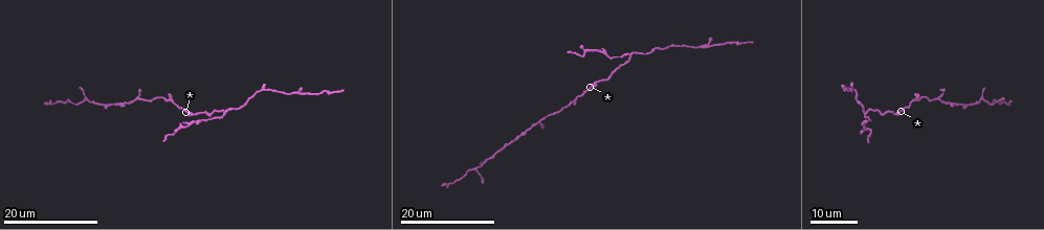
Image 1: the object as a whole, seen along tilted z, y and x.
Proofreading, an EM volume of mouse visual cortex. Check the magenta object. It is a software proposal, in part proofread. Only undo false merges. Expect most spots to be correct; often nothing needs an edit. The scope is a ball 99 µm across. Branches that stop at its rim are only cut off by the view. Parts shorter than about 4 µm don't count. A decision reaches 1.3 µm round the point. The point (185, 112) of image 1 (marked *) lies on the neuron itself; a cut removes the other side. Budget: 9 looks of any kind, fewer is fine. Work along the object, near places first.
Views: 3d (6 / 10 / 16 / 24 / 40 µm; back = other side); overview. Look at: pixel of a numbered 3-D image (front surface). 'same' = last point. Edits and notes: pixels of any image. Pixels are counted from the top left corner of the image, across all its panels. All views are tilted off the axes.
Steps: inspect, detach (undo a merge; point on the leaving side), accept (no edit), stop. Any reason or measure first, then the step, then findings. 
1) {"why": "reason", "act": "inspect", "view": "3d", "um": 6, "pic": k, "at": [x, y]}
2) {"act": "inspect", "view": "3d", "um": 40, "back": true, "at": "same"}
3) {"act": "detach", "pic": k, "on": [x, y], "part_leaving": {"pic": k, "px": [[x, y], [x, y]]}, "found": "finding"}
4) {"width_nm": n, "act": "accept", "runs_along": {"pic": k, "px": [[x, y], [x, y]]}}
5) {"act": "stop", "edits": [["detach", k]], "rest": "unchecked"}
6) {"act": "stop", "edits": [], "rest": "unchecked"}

{"why": "side arm on a straight run", "act": "inspect", "view": "3d", "um": 16, "pic": 1, "at": [677, 45]}

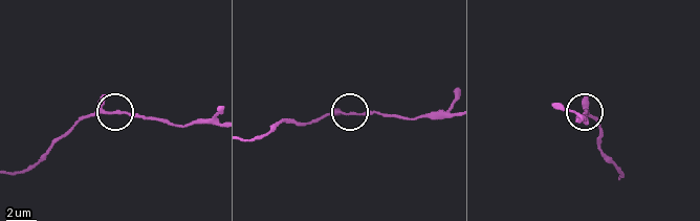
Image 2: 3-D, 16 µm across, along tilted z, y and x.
{"act": "inspect", "view": "3d", "um": 10, "pic": 2, "at": [346, 113]}

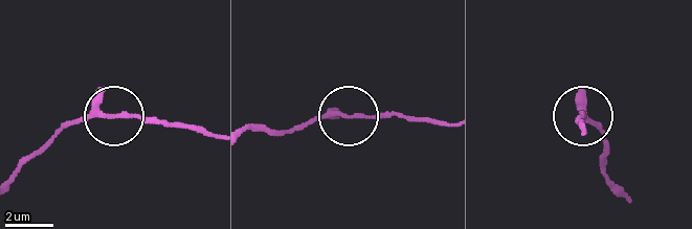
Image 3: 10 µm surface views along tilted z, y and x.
{"act": "inspect", "view": "3d", "um": 10, "back": true, "pic": 3, "at": [118, 114]}

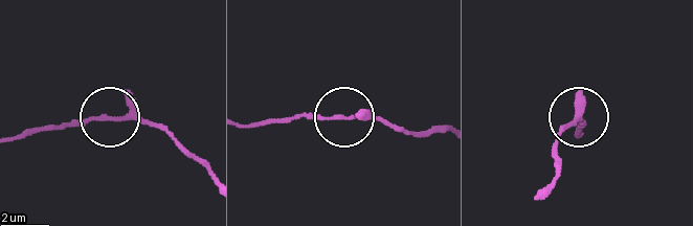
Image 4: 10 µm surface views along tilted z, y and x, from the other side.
{"act": "accept", "runs_along": {"pic": 4, "px": [[207, 173], [171, 137], [136, 118], [76, 118], [48, 128]]}, "found": "all the same neuron"}

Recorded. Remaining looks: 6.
{"why": "a fork", "act": "inspect", "view": "3d", "um": 24, "pic": 1, "at": [224, 112]}

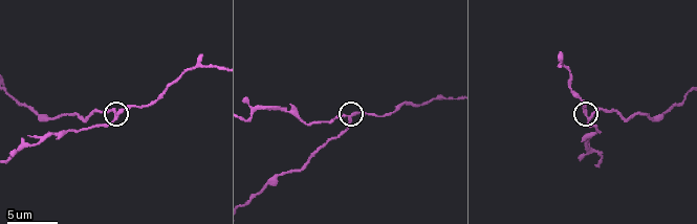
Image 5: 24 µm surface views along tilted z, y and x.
{"act": "inspect", "view": "3d", "um": 10, "pic": 5, "at": [591, 120]}

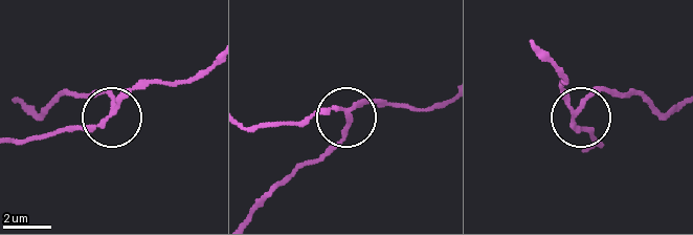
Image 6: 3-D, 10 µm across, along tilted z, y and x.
{"act": "accept", "runs_along": {"pic": 6, "px": [[21, 102], [43, 112], [106, 93], [96, 125], [40, 137]]}, "found": "continuous, no second neuron"}

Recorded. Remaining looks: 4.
{"why": "calibre changes", "act": "inspect", "view": "3d", "um": 24, "pic": 1, "at": [172, 102]}

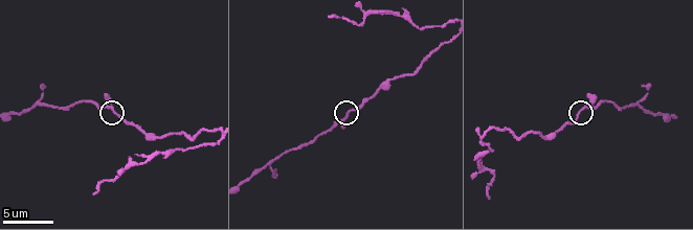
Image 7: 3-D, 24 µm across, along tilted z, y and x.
{"act": "inspect", "view": "3d", "um": 10, "pic": 7, "at": [112, 107]}

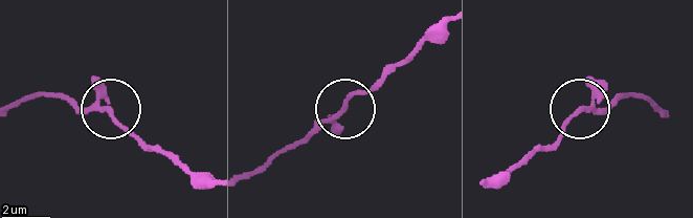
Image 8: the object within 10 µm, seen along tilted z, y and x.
{"act": "accept", "runs_along": {"pic": 8, "px": [[414, 49], [297, 145]]}, "found": "continuous, no second neuron"}

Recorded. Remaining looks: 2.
{"why": "sudden change in width", "act": "inspect", "view": "3d", "um": 10, "pic": 7, "at": [635, 104]}

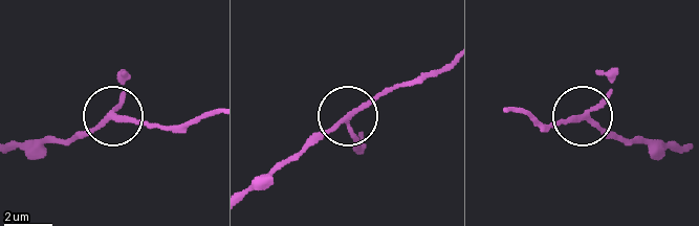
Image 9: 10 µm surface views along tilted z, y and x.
{"why": "zoom in", "act": "inspect", "view": "3d", "um": 6, "pic": 9, "at": [116, 118]}

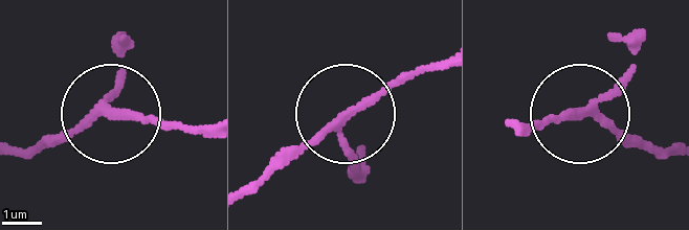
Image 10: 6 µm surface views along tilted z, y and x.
{"act": "accept", "runs_along": {"pic": 10, "px": [[512, 122], [589, 117], [661, 157]]}, "found": "continuous, no second neuron"}

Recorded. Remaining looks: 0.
{"act": "stop", "edits": [], "rest": "unchecked"}

